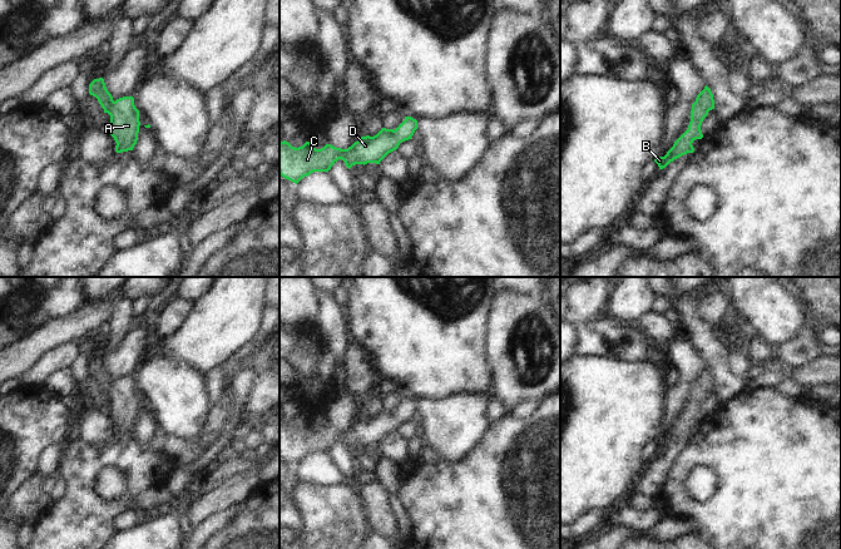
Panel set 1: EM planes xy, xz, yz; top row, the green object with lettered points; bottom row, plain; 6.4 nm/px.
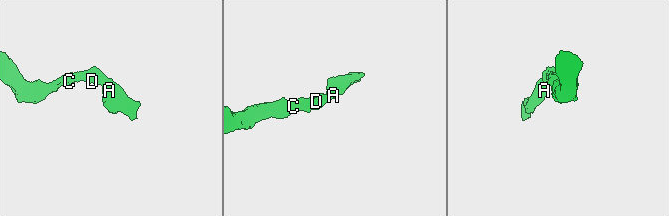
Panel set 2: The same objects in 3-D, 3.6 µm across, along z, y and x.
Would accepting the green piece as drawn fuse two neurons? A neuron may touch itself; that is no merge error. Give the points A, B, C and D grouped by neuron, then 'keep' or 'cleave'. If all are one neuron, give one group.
groups A B C D; keep

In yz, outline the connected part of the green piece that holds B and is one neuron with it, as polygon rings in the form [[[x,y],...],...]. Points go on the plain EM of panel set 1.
[[[706,366],[704,370],[697,376],[696,382],[692,385],[691,402],[688,410],[674,422],[673,427],[664,437],[656,437],[654,442],[659,450],[666,449],[674,440],[693,434],[692,424],[696,420],[702,420],[703,415],[701,406],[708,392],[714,390],[714,380],[711,370]]]

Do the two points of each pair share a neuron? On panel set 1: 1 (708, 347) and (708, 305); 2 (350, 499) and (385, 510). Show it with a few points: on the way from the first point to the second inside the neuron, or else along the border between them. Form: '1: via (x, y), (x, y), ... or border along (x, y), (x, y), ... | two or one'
1: border along (696, 300), (694, 315), (711, 329) | two
2: border along (360, 488), (371, 528) | two

